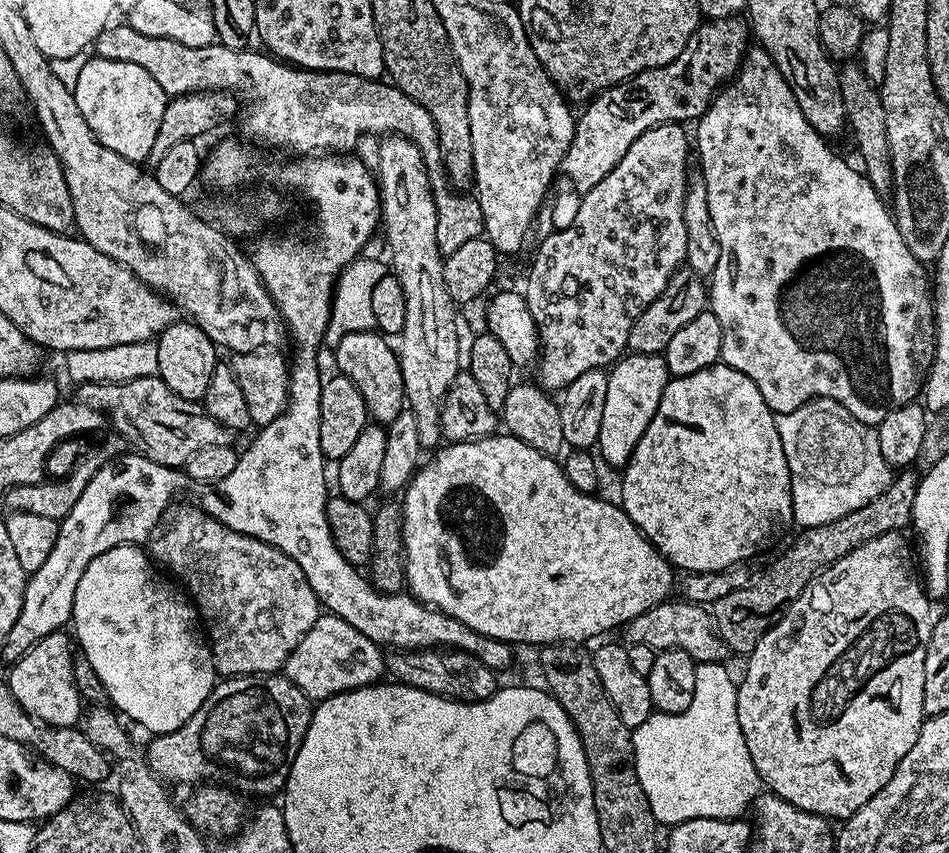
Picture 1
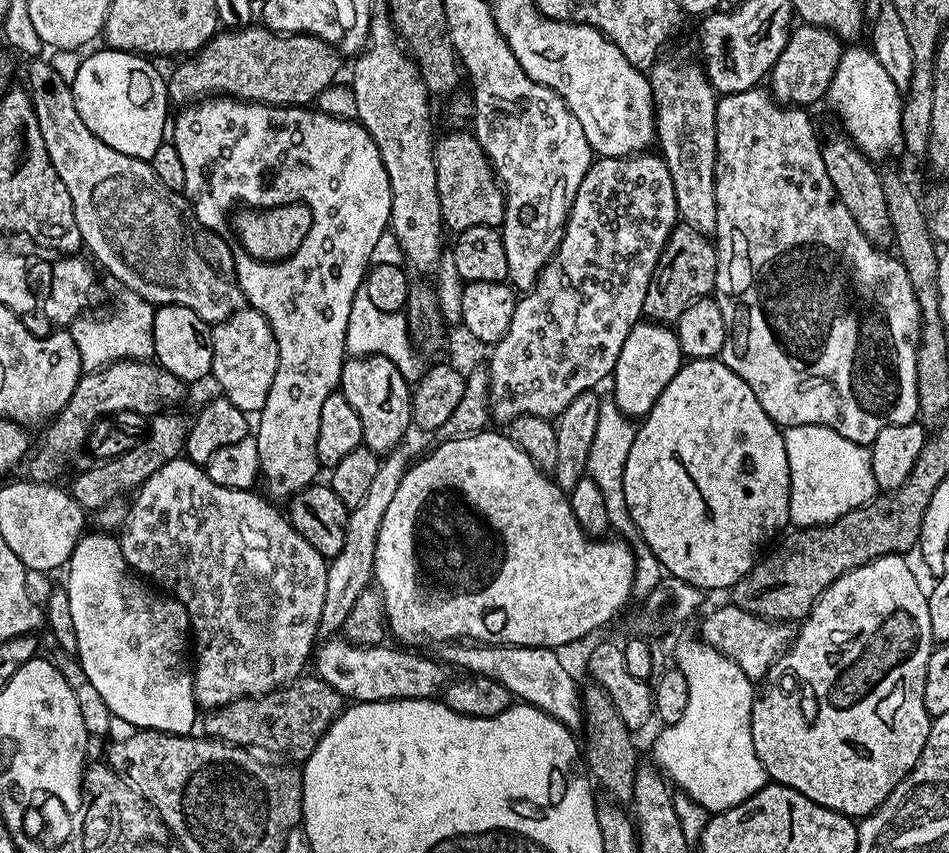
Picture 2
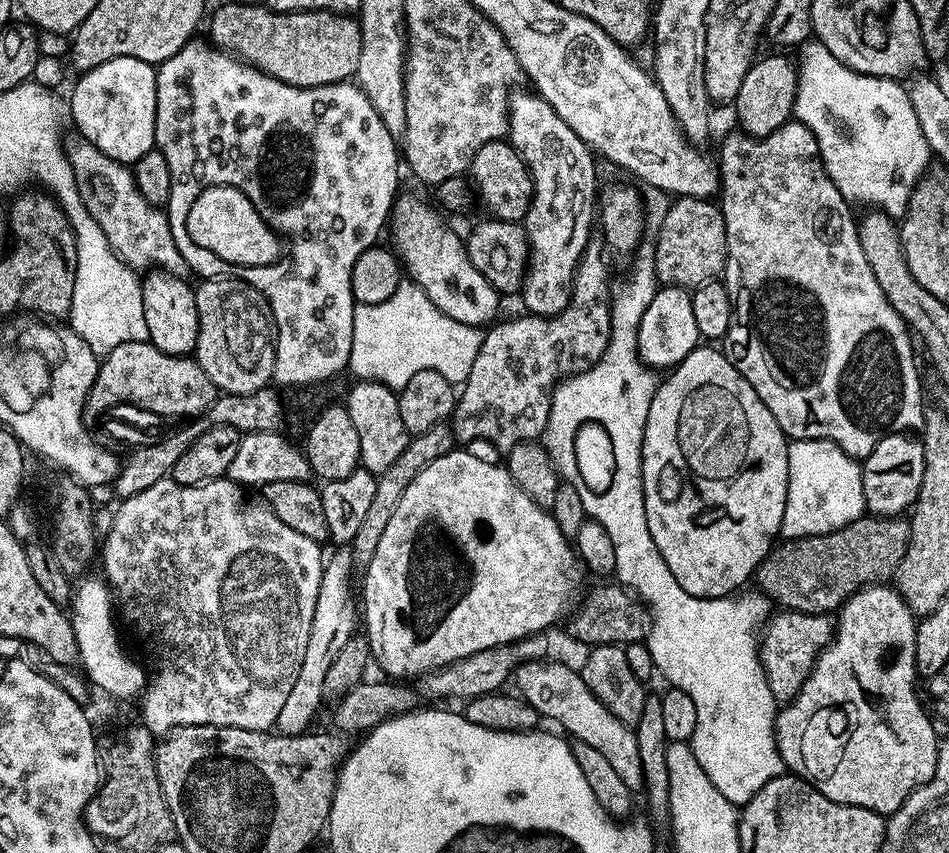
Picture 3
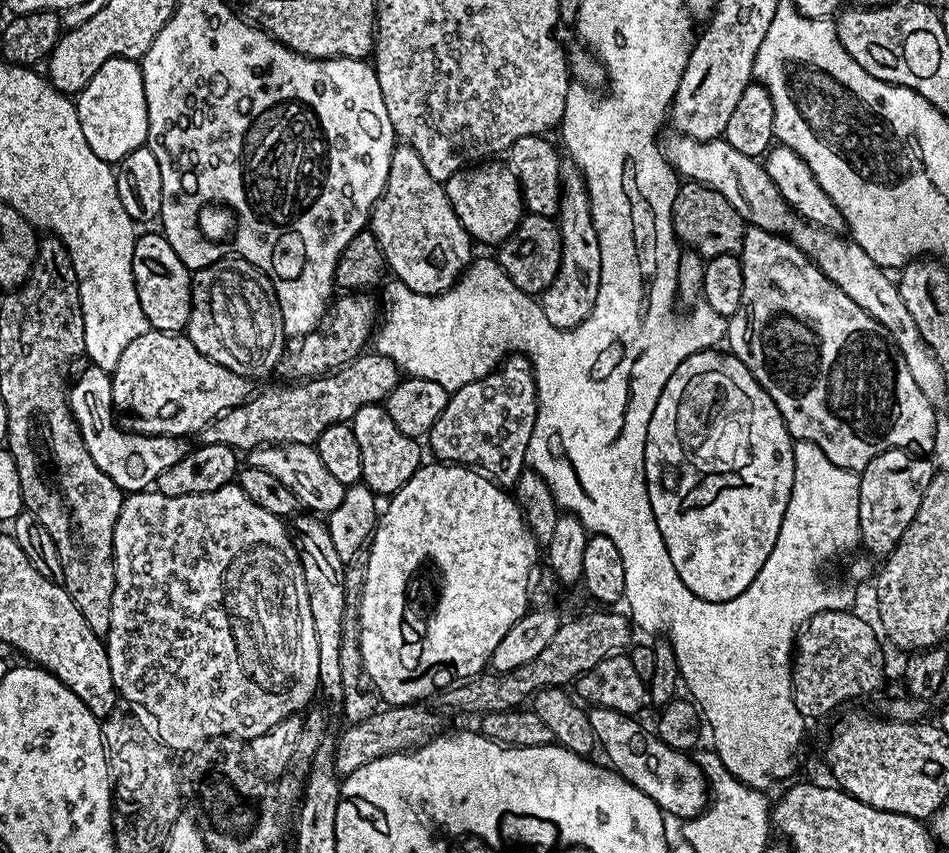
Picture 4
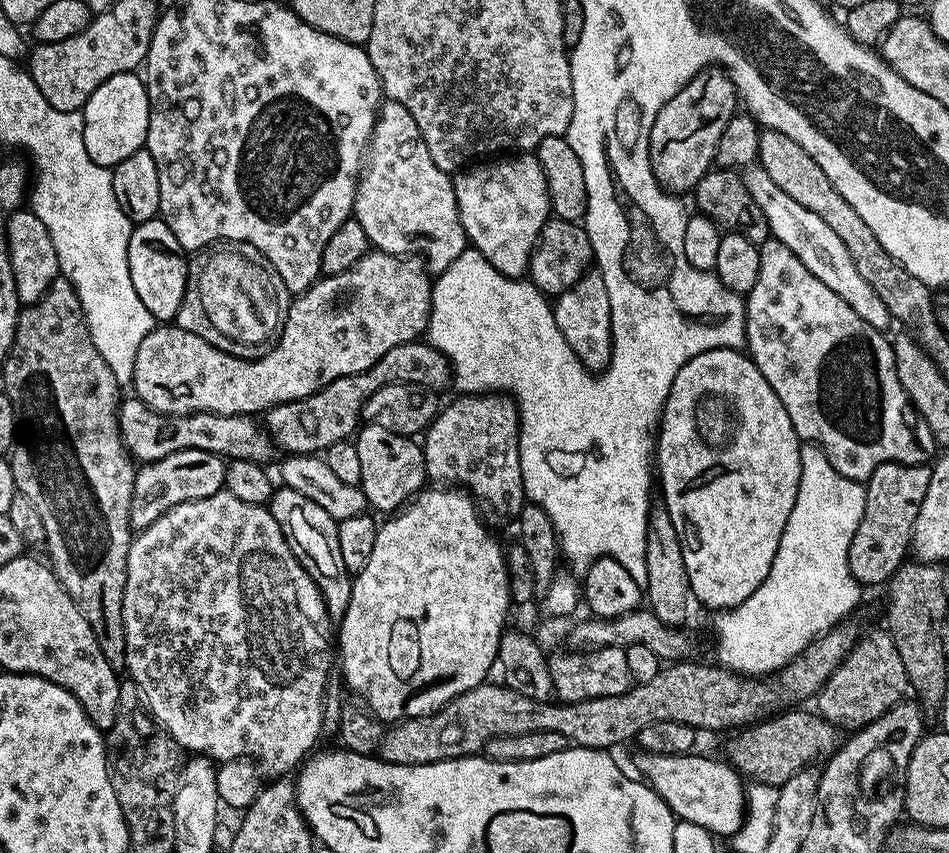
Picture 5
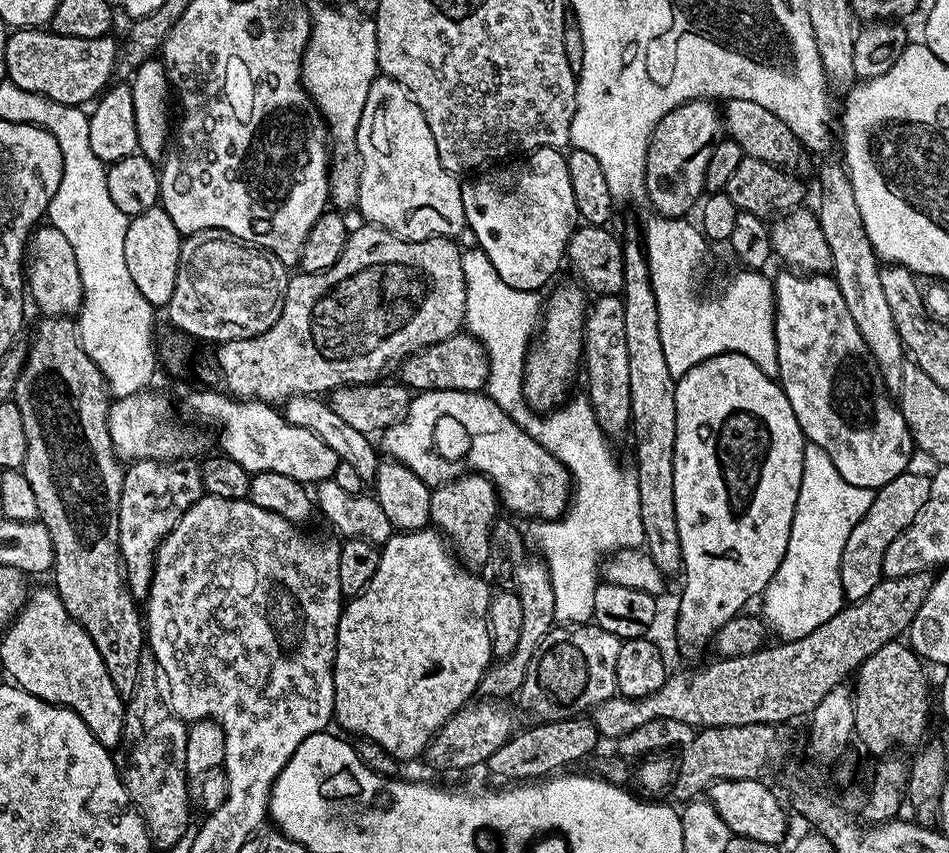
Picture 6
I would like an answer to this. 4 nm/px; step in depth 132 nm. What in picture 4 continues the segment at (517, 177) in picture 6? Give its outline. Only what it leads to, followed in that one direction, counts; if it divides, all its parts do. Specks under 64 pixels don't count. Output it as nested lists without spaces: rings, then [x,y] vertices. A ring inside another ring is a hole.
[[[479,162],[458,170],[443,183],[444,193],[454,206],[454,214],[473,241],[499,246],[510,234],[516,232],[520,219],[526,215],[520,183],[516,175],[503,163]]]

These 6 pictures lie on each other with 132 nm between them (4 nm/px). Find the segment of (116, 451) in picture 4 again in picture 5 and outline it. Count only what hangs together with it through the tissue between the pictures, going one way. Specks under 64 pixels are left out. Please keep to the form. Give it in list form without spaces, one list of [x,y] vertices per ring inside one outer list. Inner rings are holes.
[[[125,399],[118,408],[120,439],[133,461],[149,464],[178,450],[206,450],[228,460],[268,462],[274,453],[272,437],[252,416],[215,416],[212,412],[195,412],[189,416],[164,416],[148,408],[141,400]]]

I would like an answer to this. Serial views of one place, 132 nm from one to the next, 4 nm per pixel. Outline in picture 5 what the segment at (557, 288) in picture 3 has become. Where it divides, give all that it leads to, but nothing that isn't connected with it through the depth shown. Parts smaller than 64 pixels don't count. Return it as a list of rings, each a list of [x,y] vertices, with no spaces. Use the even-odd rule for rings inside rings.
[[[600,271],[585,272],[583,278],[574,282],[572,288],[555,297],[553,316],[570,350],[574,350],[576,357],[588,367],[589,372],[593,374],[603,372],[612,360],[612,315],[610,294],[606,294],[606,282]]]

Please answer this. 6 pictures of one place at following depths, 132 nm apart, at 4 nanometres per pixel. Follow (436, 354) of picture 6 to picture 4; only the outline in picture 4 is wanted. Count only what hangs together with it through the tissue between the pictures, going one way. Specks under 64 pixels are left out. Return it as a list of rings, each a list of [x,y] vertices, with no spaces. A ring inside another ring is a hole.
[[[368,350],[327,376],[283,382],[261,392],[259,389],[238,406],[211,420],[198,434],[198,440],[200,444],[230,446],[237,450],[263,448],[265,444],[315,445],[326,426],[347,424],[358,410],[362,410],[362,406],[387,401],[401,379],[397,364],[390,362],[390,358],[379,356],[375,350]]]

